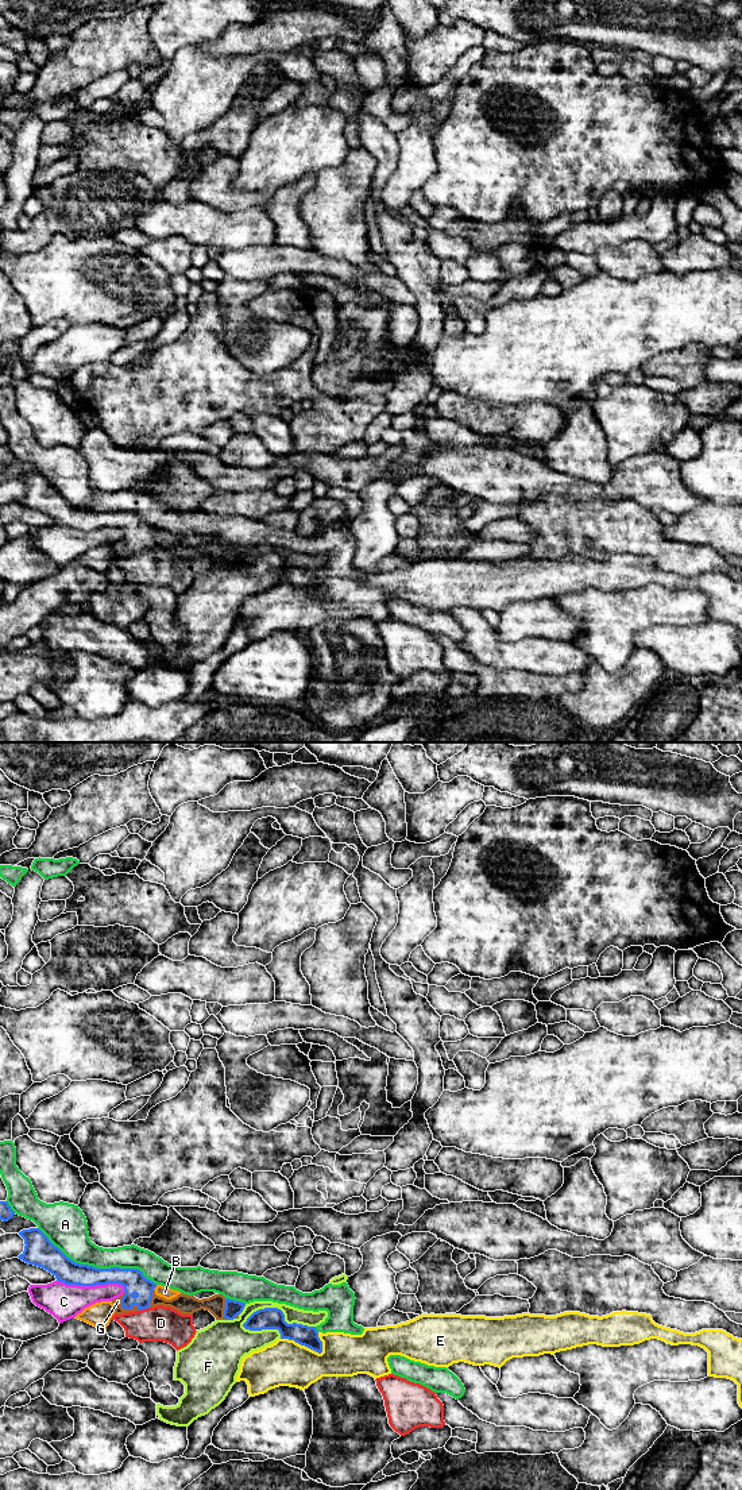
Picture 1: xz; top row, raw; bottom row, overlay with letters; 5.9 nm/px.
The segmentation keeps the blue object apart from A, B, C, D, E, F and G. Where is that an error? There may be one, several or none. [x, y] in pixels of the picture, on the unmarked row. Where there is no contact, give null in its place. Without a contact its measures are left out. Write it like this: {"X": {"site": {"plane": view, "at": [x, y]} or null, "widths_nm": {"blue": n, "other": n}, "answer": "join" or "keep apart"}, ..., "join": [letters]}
{"A": {"site": {"plane": "xz", "at": [96, 512]}, "widths_nm": {"blue": 140, "other": 220}, "answer": "keep apart"}, "B": {"site": {"plane": "xz", "at": [154, 532]}, "widths_nm": {"blue": 140, "other": 70}, "answer": "keep apart"}, "C": {"site": {"plane": "xz", "at": [92, 529]}, "widths_nm": {"blue": 140, "other": 220}, "answer": "keep apart"}, "D": {"site": {"plane": "xz", "at": [143, 552]}, "widths_nm": {"blue": 140, "other": 220}, "answer": "keep apart"}, "E": {"site": {"plane": "xz", "at": [302, 589]}, "widths_nm": {"blue": 130, "other": 280}, "answer": "keep apart"}, "F": {"site": {"plane": "xz", "at": [281, 555]}, "widths_nm": {"blue": 130, "other": 130}, "answer": "keep apart"}, "G": {"site": {"plane": "xz", "at": [123, 552]}, "widths_nm": {"blue": 140, "other": 50}, "answer": "join"}, "join": ["G"]}

